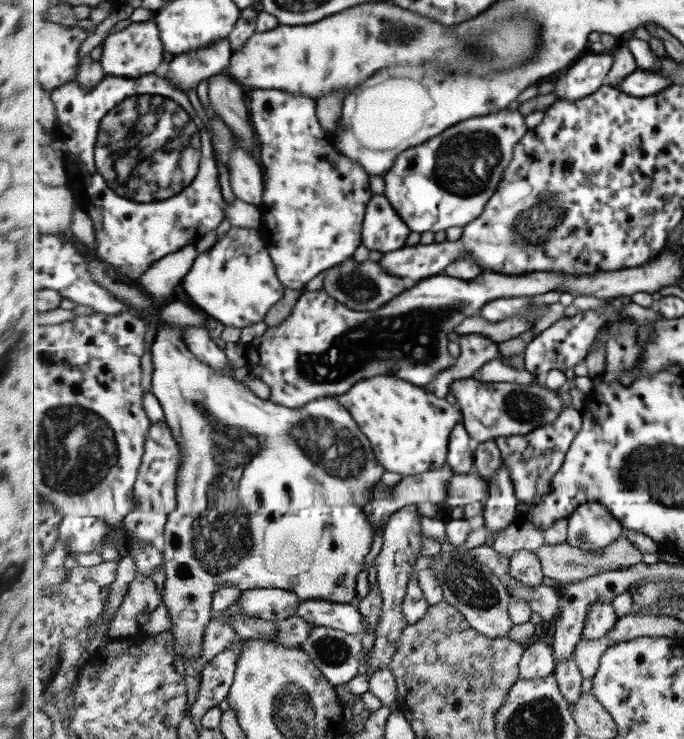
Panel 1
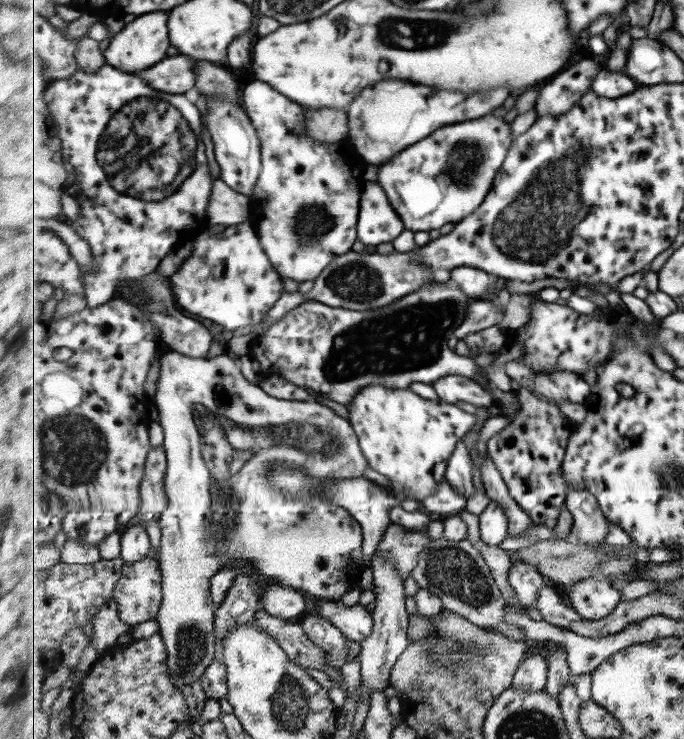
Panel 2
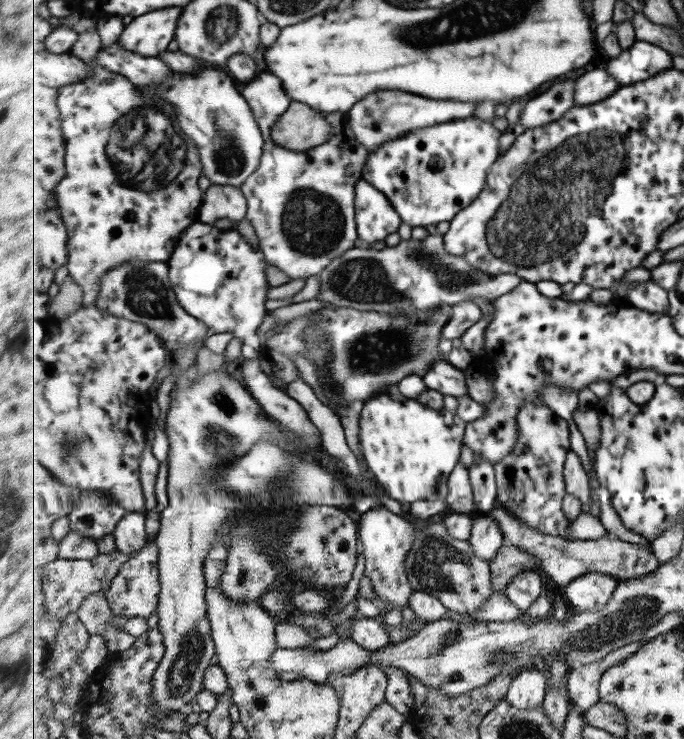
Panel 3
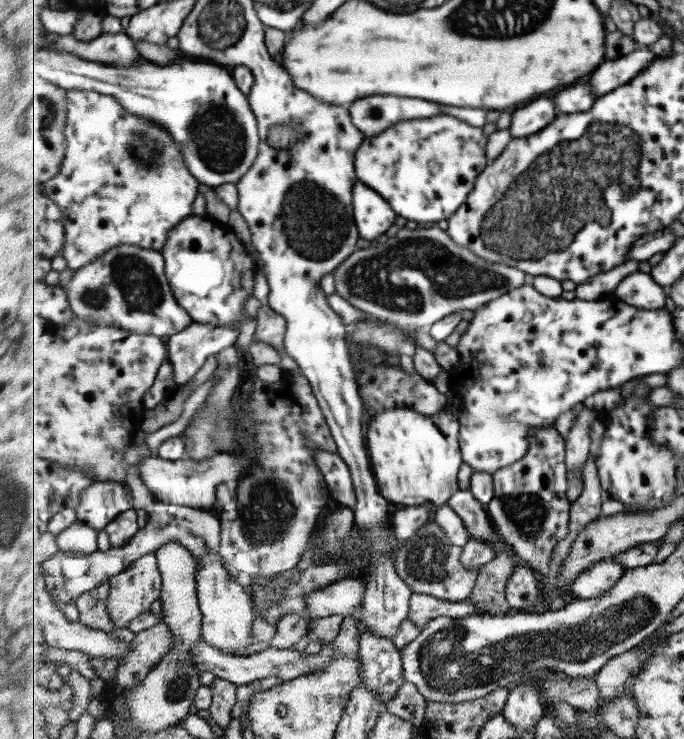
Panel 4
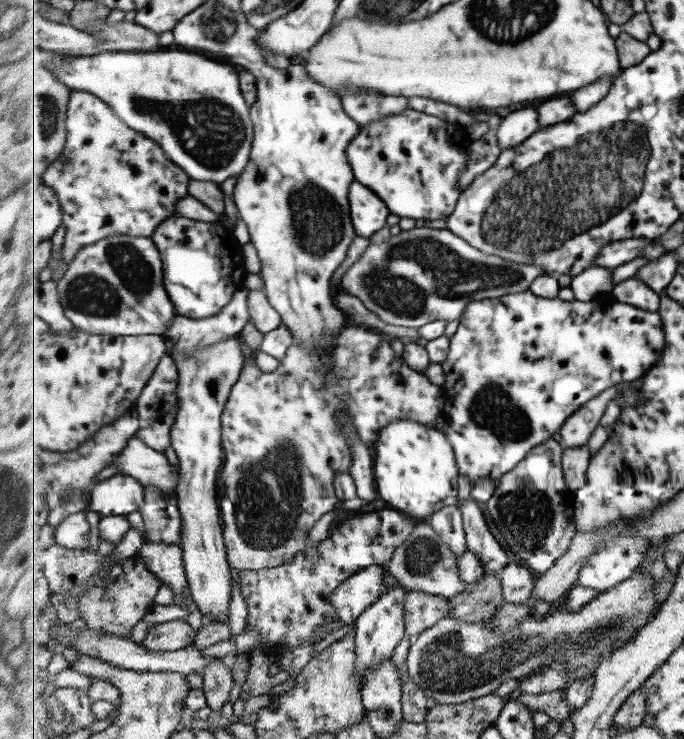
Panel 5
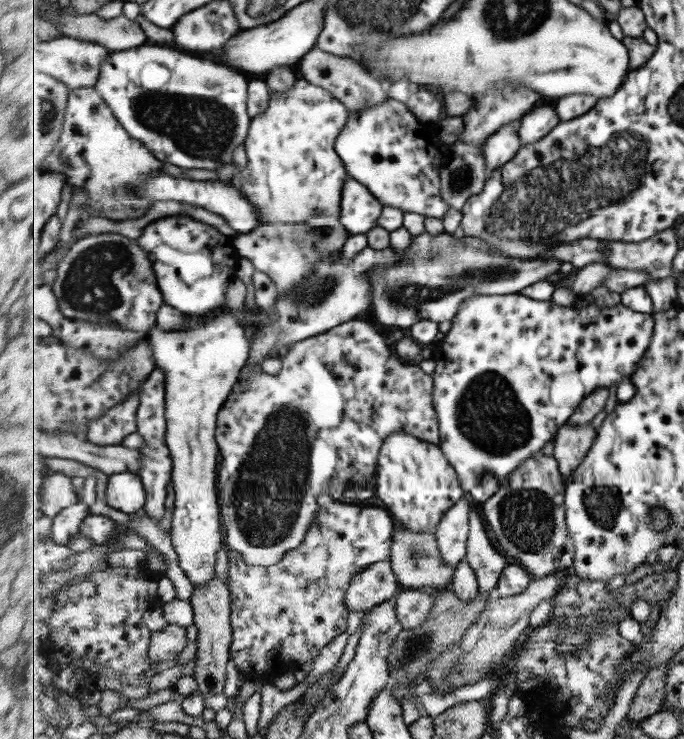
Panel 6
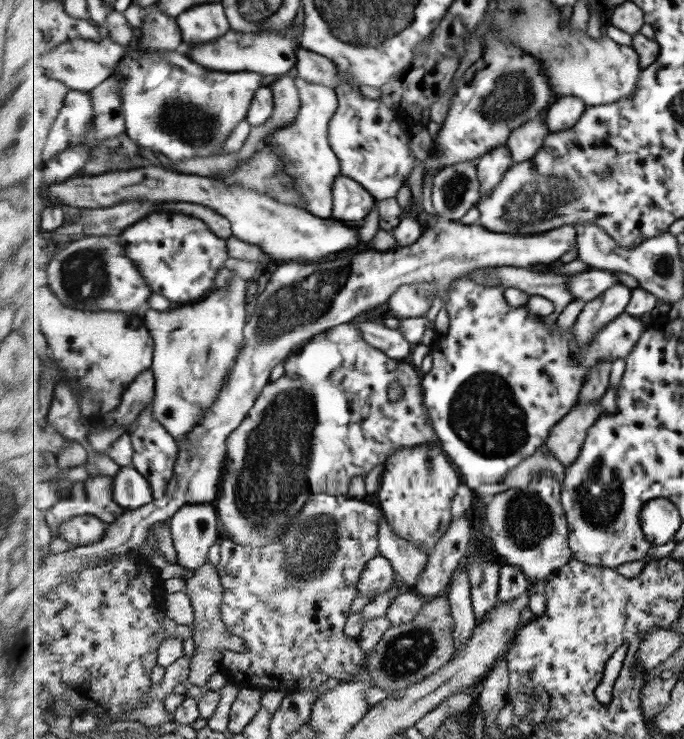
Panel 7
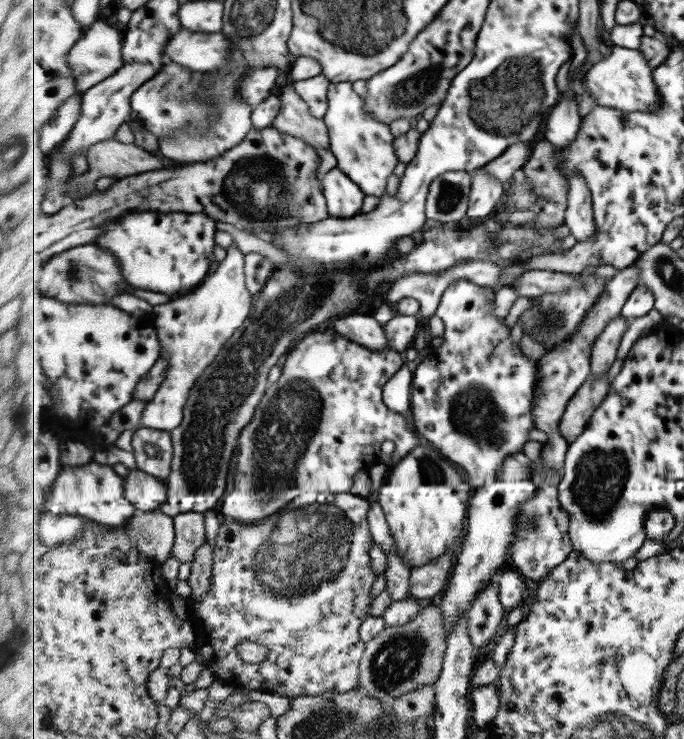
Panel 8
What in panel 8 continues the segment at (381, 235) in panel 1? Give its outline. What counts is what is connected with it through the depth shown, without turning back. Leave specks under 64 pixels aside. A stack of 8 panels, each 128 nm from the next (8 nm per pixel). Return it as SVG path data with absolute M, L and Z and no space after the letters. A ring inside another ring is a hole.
M338 166L321 177L330 217L352 218L361 213L365 193Z

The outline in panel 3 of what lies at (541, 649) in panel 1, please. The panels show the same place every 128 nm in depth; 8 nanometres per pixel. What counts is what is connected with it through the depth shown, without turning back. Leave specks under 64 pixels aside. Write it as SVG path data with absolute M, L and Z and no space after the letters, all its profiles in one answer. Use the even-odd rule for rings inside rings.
M537 668L524 670L514 676L506 700L519 710L539 709L544 705L550 682Z

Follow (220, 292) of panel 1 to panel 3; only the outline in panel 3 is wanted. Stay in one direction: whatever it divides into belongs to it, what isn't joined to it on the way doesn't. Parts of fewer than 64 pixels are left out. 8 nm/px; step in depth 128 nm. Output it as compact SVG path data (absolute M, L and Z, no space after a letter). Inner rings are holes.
M201 220L181 234L176 244L174 254L167 262L170 265L170 281L177 292L179 304L187 309L195 318L202 320L212 332L223 334L232 332L241 339L242 353L245 359L257 359L261 355L265 340L259 336L258 330L269 313L267 310L267 294L269 282L265 276L266 256L257 251L237 232L237 230L219 230Z

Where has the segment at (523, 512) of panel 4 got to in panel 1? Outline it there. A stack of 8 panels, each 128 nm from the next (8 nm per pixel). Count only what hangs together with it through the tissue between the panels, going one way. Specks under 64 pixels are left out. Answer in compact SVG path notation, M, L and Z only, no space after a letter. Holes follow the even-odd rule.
M565 407L559 413L557 420L551 424L539 426L539 428L535 428L535 431L523 436L511 436L511 438L501 436L495 440L502 453L502 462L511 469L511 478L519 502L523 502L525 505L537 505L539 501L543 500L543 497L550 495L551 481L561 471L566 456L582 428L582 413L575 408Z

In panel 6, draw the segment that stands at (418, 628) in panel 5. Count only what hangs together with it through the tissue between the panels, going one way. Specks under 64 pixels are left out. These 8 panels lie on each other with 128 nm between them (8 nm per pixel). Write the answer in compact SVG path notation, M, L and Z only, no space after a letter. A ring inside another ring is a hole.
M401 589L396 597L397 616L405 629L421 626L429 616L436 593L424 589Z

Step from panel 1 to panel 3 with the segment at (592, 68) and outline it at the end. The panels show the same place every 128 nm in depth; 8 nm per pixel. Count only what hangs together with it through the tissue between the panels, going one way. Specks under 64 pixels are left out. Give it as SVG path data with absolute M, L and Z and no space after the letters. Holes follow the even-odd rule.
M577 80L555 84L553 88L541 93L535 100L525 102L519 121L527 129L543 126L559 120L571 107L575 107L574 94Z

